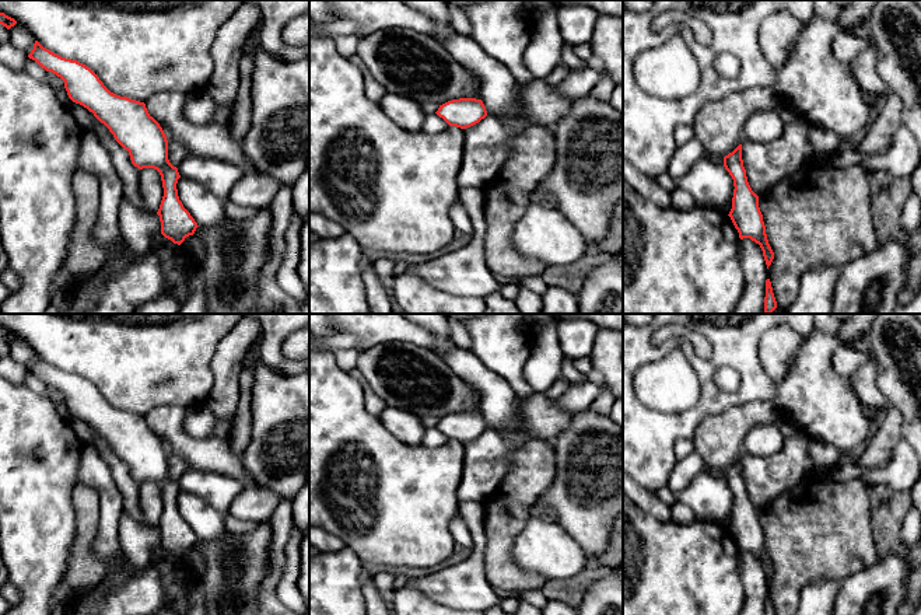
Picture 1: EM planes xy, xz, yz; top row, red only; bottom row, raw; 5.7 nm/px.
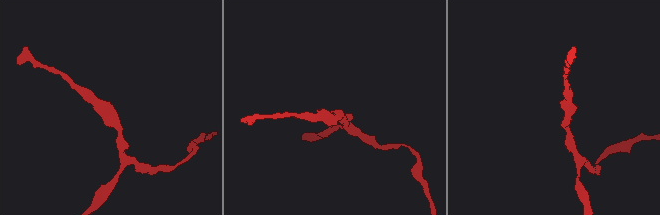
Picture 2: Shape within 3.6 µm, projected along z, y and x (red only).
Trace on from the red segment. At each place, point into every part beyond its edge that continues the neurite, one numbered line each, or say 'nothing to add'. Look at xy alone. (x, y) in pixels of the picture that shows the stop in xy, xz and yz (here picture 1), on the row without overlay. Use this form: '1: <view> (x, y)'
nothing to add

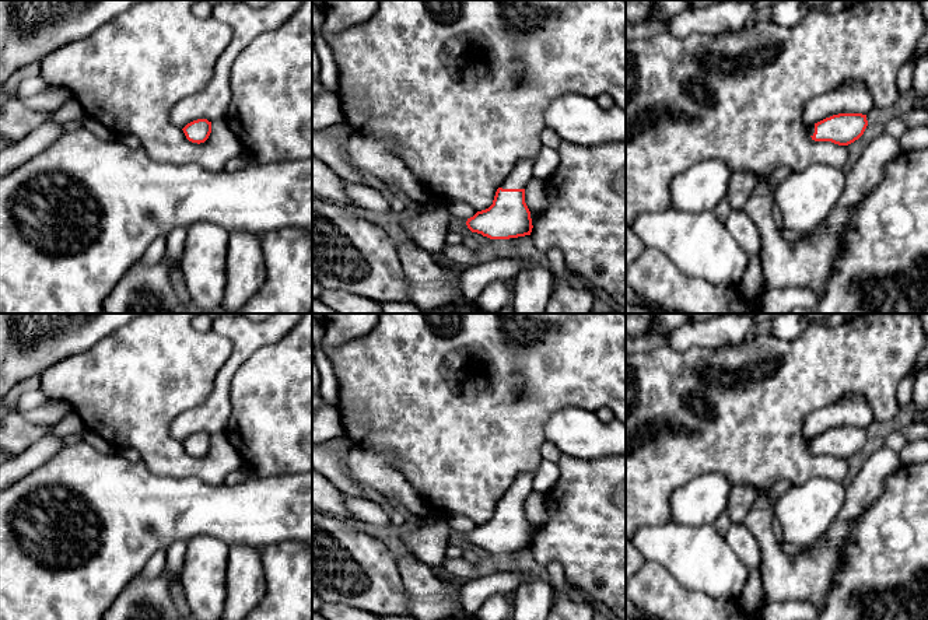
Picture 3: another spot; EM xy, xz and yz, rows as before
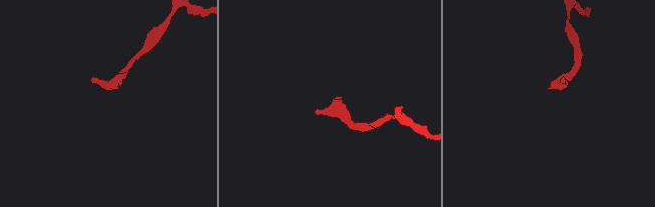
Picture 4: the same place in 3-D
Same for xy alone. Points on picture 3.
nothing to add

